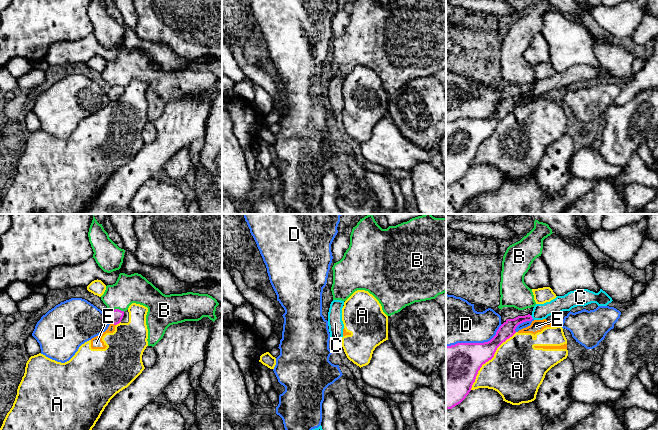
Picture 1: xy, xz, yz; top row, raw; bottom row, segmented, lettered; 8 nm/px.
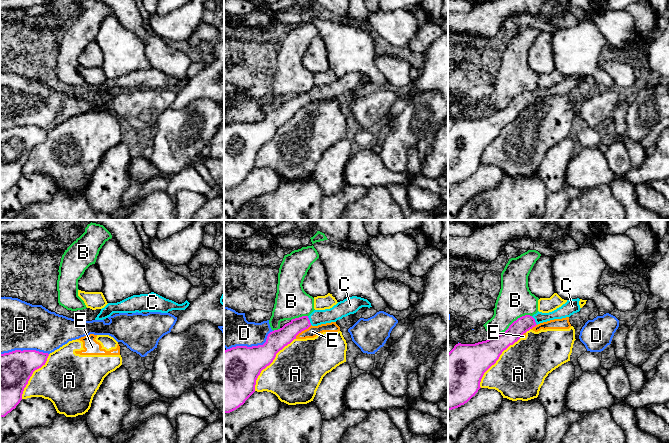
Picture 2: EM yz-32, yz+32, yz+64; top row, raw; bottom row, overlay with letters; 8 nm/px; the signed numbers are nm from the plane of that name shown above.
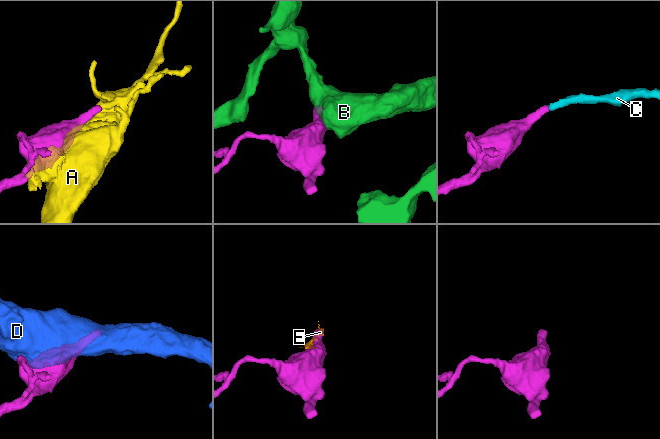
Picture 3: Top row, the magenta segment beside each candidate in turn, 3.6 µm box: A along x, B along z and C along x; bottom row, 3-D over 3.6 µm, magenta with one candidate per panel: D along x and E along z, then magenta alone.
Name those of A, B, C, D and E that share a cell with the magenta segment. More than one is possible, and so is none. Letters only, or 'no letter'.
C

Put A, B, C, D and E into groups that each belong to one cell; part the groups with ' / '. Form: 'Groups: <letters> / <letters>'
Groups: A E / B / C / D

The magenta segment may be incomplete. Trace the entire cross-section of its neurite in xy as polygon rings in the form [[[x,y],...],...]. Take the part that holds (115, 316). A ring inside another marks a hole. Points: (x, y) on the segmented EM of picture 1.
[[[119,309],[110,310],[110,313],[107,316],[107,320],[109,321],[110,324],[117,325],[121,322],[123,316],[124,311],[121,311]]]

